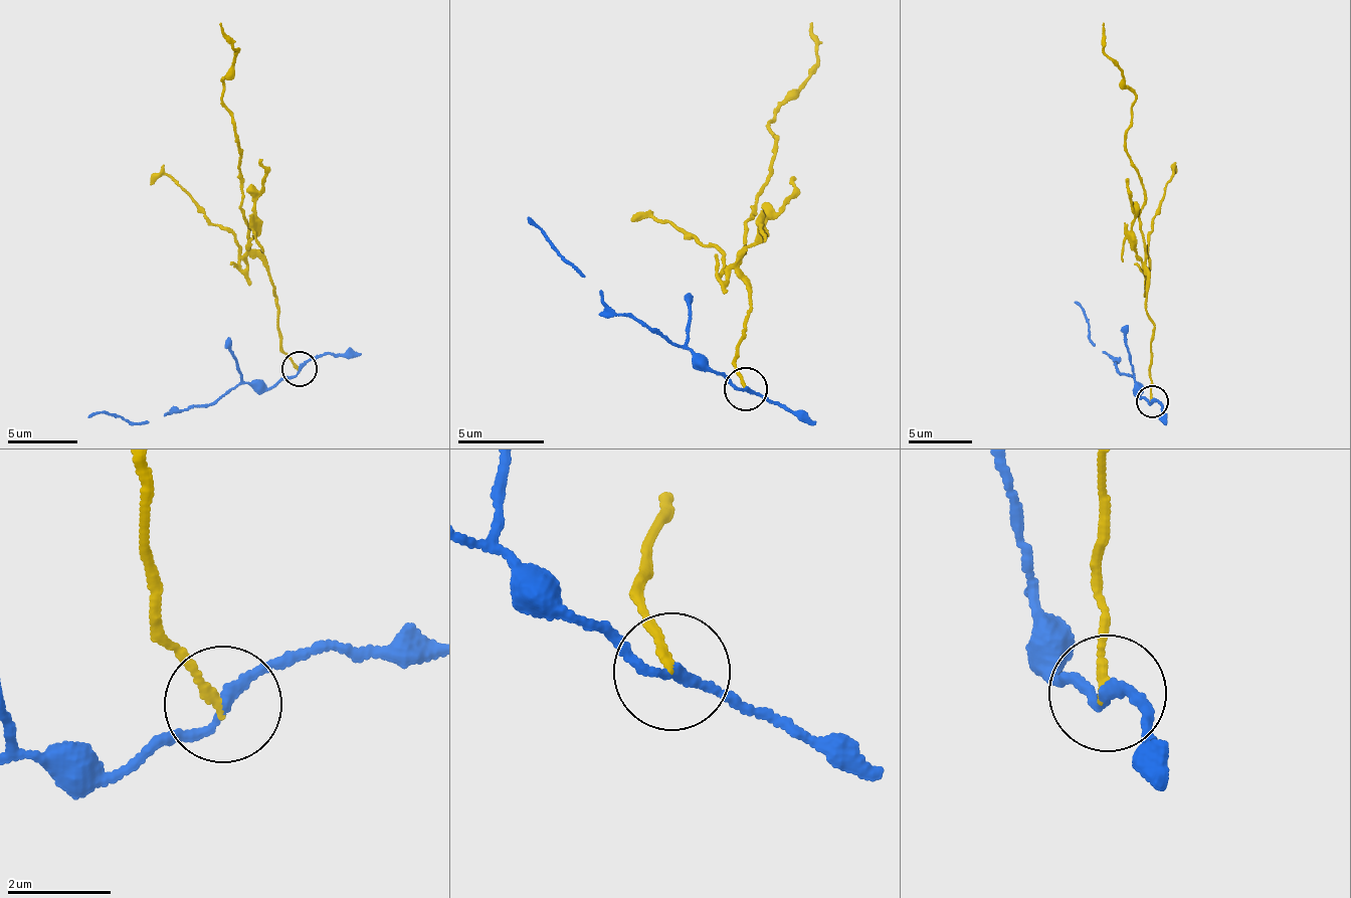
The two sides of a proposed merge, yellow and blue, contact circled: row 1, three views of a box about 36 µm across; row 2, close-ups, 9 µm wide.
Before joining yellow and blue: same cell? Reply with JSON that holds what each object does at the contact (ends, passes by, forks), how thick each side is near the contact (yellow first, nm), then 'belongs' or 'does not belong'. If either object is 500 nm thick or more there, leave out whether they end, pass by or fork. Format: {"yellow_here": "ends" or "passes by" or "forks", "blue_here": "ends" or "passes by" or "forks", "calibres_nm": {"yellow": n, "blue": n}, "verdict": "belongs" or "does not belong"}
{"yellow_here": "ends", "blue_here": "passes by", "calibres_nm": {"yellow": 140, "blue": 170}, "verdict": "does not belong"}

